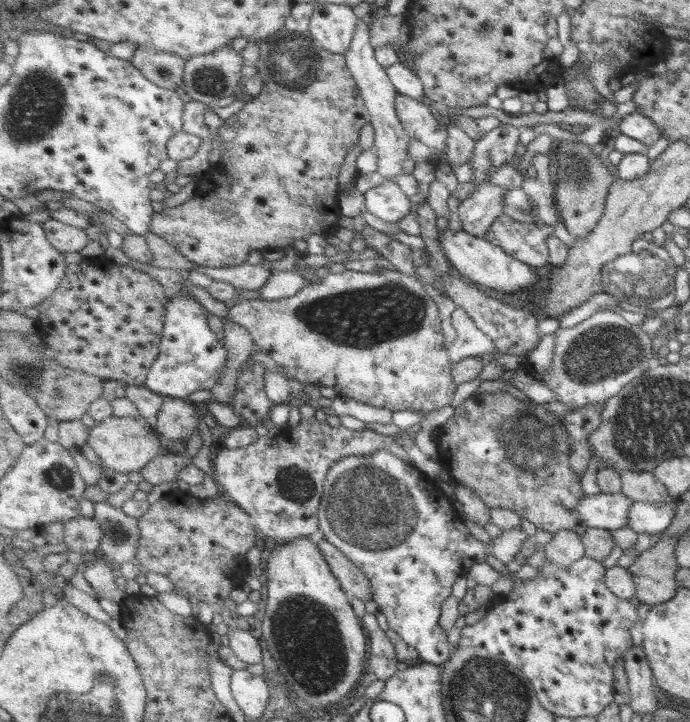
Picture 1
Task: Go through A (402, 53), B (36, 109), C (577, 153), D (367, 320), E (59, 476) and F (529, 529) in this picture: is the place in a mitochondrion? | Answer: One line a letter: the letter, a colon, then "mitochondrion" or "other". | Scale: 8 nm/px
A: other
B: mitochondrion
C: mitochondrion
D: mitochondrion
E: mitochondrion
F: other

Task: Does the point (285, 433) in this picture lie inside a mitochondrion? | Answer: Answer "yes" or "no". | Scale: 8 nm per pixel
no

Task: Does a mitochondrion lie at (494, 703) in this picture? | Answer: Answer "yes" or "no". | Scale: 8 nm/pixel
yes

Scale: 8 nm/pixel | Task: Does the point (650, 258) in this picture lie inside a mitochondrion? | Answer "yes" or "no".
yes

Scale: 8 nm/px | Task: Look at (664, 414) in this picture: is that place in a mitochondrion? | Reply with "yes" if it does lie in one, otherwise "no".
yes

